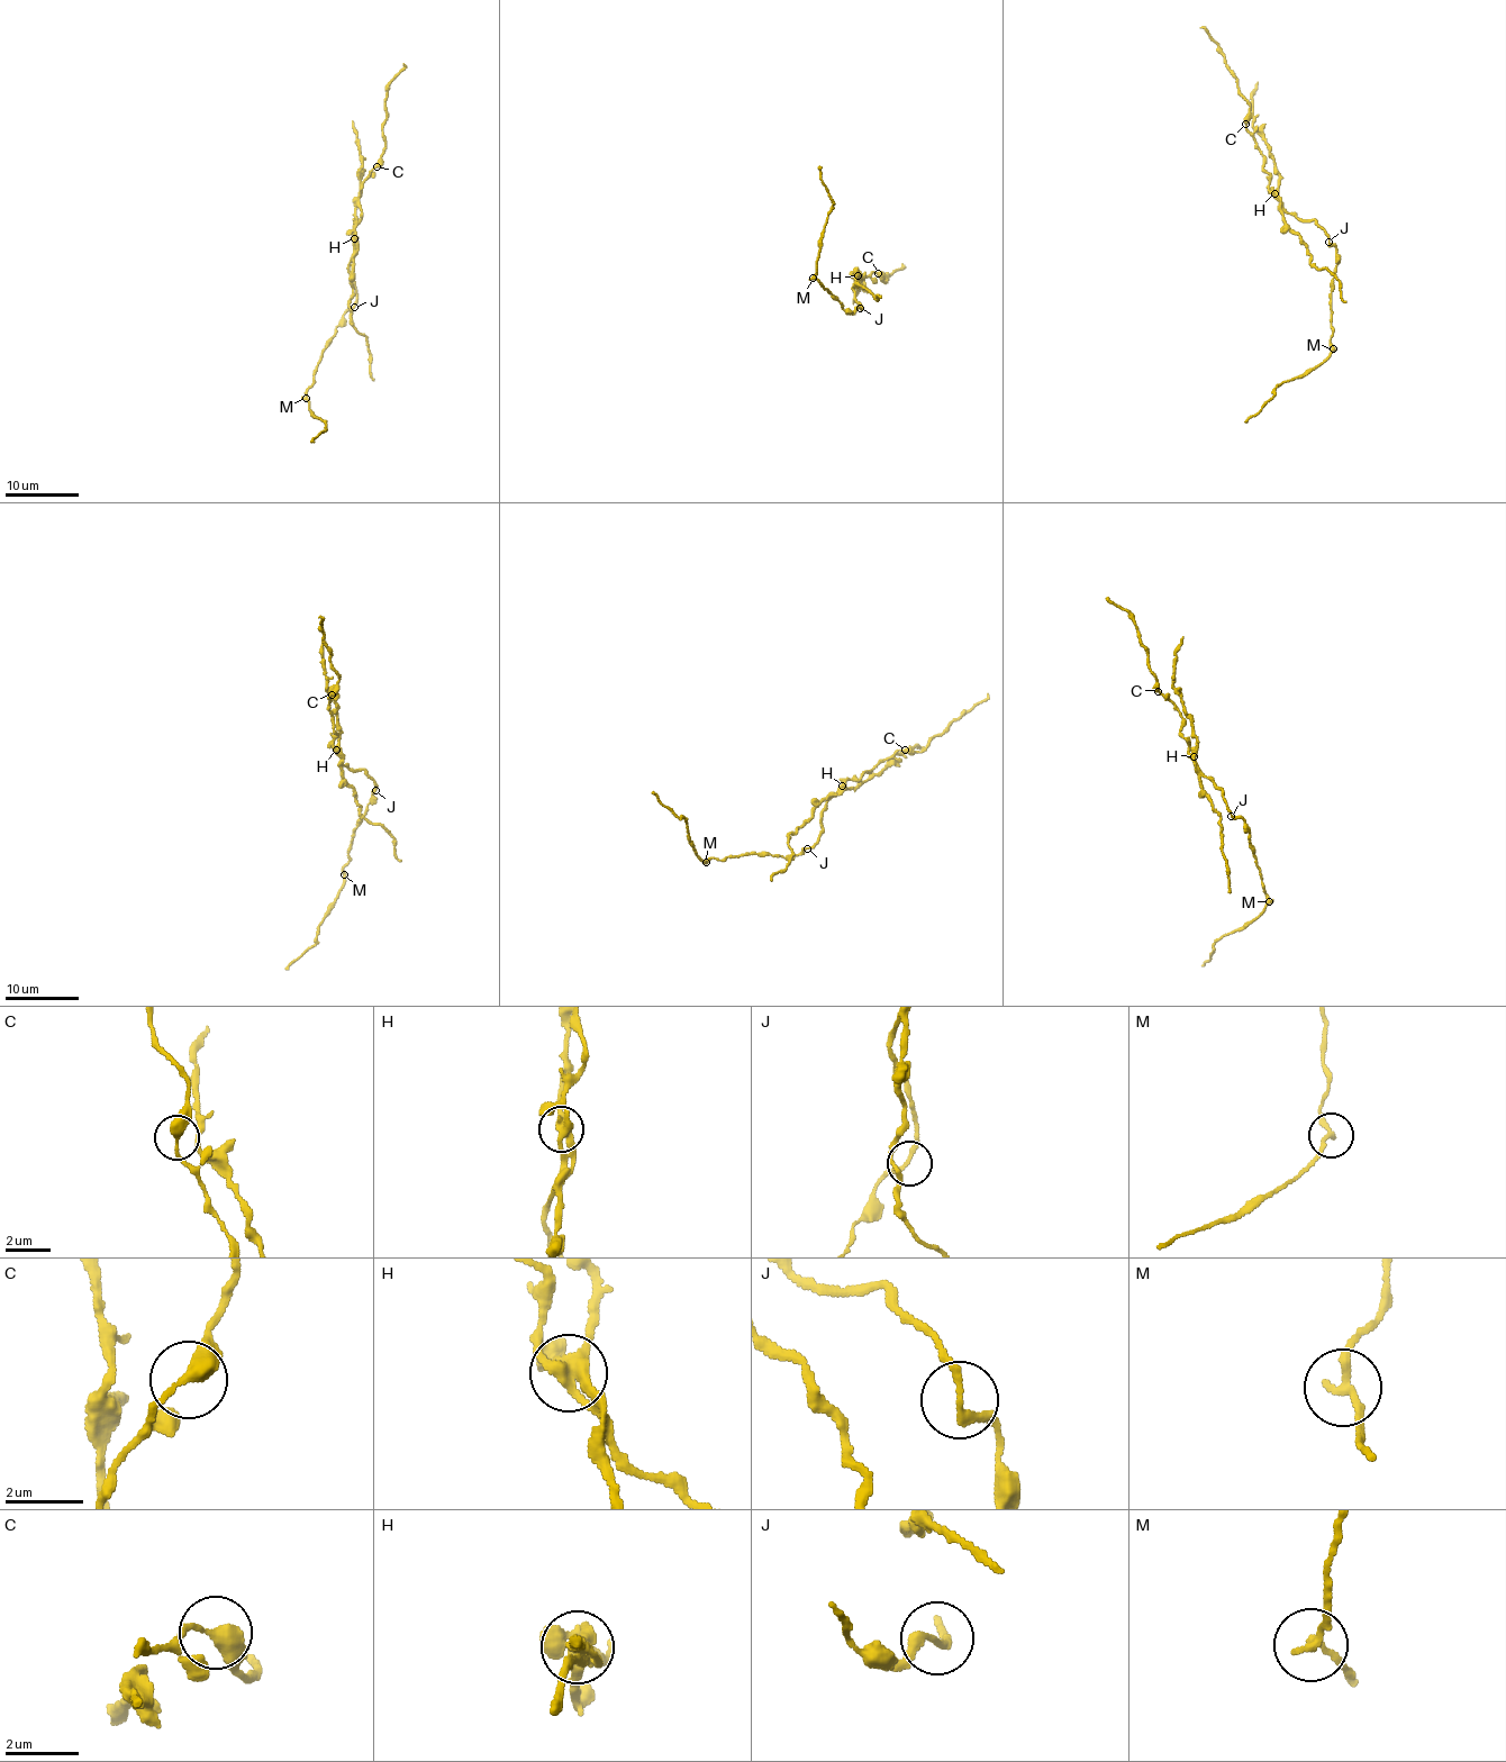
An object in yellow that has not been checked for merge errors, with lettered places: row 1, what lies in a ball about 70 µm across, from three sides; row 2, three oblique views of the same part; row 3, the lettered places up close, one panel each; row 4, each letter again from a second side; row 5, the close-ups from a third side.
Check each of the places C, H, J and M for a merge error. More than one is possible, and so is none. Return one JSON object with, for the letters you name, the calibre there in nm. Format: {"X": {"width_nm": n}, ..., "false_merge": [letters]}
{"H": {"width_nm": 360}, "M": {"width_nm": 220}, "false_merge": ["H", "M"]}

